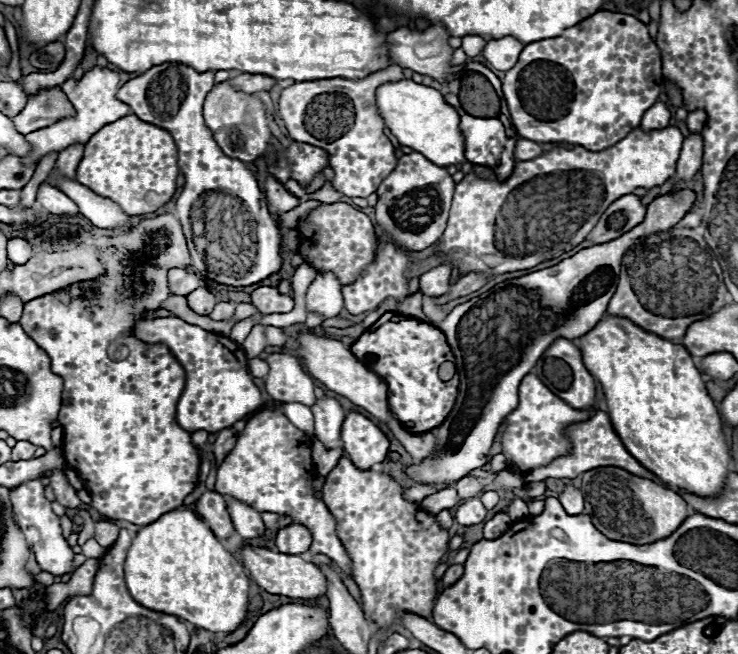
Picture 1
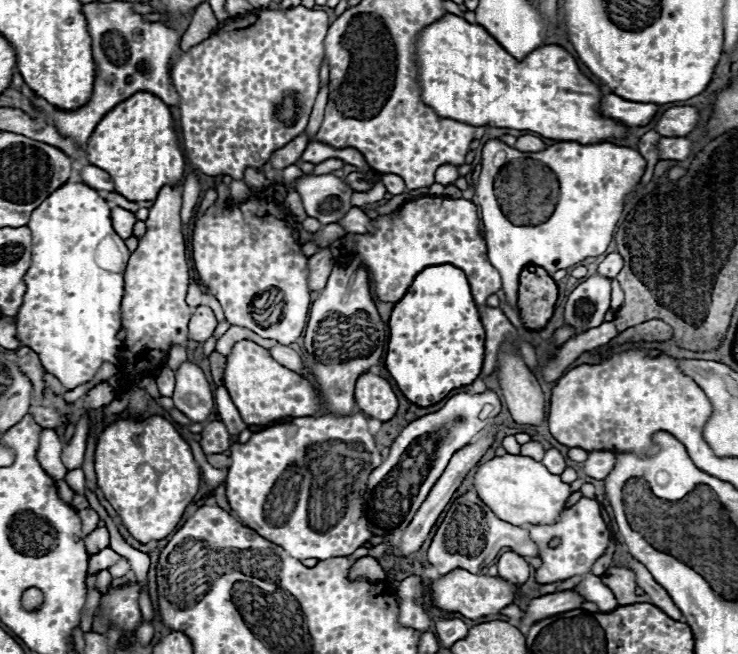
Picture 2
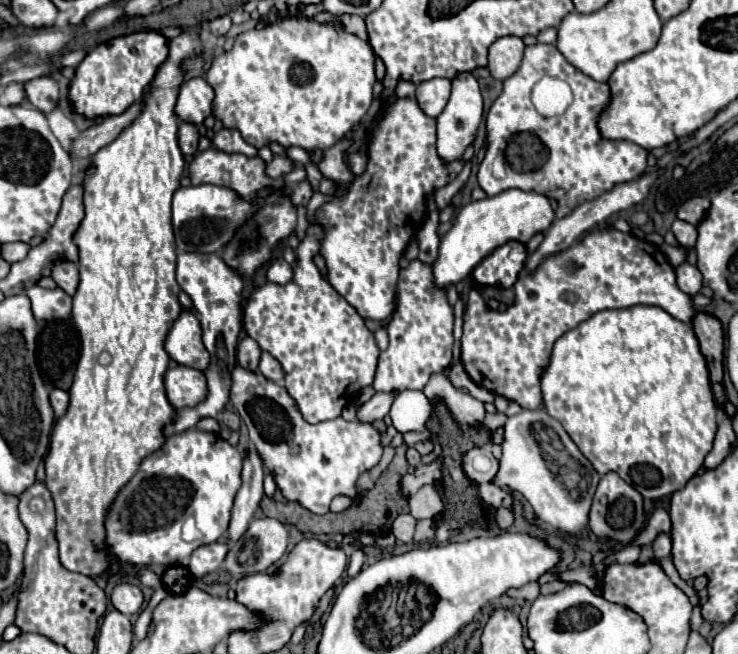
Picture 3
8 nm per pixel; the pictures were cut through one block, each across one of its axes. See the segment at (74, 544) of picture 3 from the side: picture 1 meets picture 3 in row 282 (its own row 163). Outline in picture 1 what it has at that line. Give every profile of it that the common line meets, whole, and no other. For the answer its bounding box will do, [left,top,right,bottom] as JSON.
[76,114,178,216]

